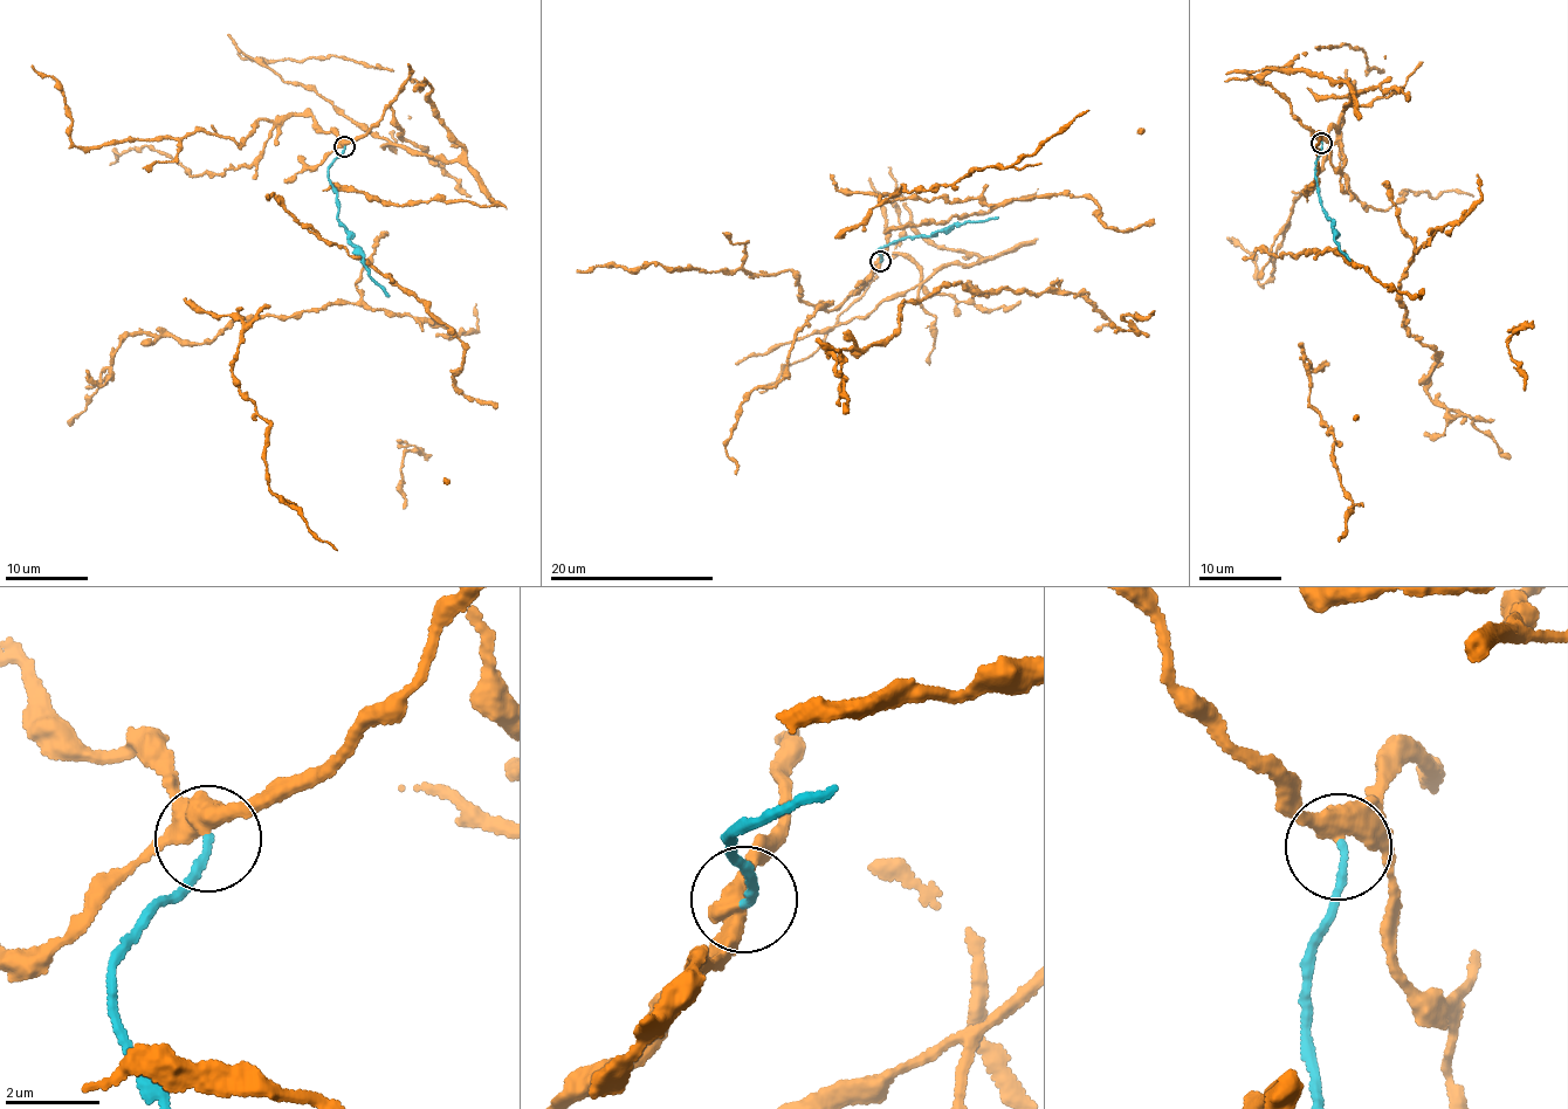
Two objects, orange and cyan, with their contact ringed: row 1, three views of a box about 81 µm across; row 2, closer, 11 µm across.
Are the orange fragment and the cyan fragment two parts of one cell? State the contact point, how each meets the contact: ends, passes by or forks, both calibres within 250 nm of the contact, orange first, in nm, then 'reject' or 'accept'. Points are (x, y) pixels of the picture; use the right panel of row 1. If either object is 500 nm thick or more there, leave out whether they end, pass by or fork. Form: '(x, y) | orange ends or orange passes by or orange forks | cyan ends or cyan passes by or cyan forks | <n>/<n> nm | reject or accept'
(1321, 143) | orange passes by | cyan ends | 460/160 nm | reject

